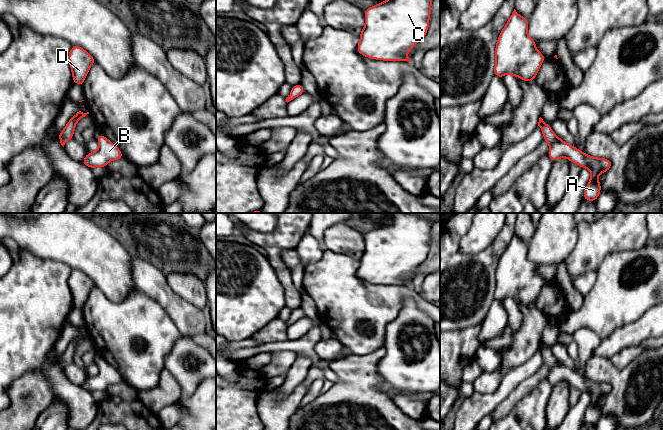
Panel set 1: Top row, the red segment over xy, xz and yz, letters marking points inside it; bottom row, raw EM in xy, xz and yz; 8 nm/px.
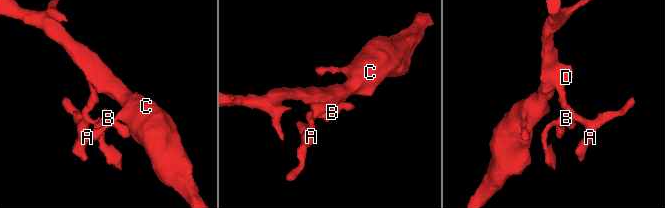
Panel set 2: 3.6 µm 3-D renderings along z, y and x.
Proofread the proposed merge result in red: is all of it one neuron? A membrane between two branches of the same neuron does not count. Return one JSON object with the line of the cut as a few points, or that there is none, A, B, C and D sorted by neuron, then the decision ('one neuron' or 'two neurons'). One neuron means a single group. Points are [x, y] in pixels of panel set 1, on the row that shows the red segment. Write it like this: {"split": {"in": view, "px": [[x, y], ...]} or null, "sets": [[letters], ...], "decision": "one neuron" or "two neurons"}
{"split": null, "sets": [["A", "B", "C", "D"]], "decision": "one neuron"}

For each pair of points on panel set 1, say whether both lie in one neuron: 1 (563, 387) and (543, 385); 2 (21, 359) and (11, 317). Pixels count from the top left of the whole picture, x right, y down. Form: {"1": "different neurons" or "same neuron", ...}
{"1": "different neurons", "2": "same neuron"}

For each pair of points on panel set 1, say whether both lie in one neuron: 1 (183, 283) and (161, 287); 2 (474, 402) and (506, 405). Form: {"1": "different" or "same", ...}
{"1": "different", "2": "different"}

